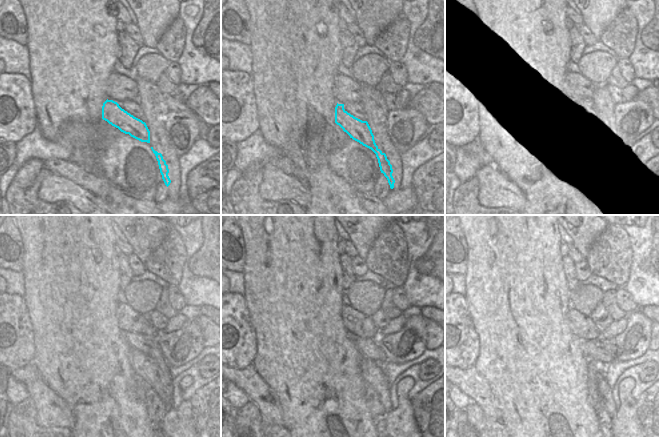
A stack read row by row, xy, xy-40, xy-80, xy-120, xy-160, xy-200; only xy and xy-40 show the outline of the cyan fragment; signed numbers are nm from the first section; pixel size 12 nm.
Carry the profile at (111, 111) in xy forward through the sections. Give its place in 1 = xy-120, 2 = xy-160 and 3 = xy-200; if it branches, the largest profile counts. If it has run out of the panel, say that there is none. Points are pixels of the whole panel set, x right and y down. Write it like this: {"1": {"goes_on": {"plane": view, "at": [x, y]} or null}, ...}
{"1": {"goes_on": {"plane": "xy-120", "at": [144, 366]}}, "2": {"goes_on": {"plane": "xy-160", "at": [372, 372]}}, "3": {"goes_on": {"plane": "xy-200", "at": [595, 370]}}}

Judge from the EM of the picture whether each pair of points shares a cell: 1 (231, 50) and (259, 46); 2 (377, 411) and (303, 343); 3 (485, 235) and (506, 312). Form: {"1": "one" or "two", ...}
{"1": "two", "2": "two", "3": "one"}

